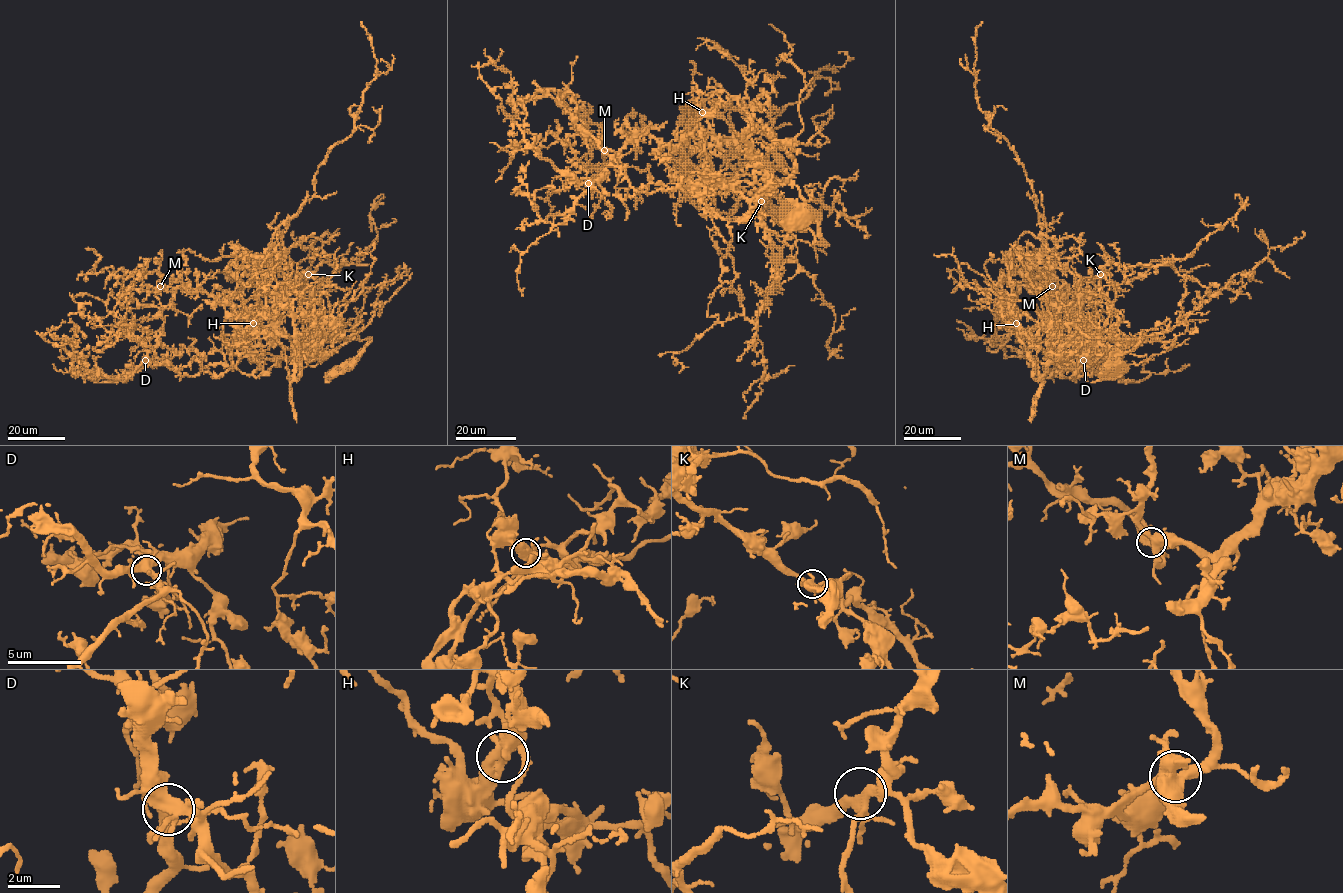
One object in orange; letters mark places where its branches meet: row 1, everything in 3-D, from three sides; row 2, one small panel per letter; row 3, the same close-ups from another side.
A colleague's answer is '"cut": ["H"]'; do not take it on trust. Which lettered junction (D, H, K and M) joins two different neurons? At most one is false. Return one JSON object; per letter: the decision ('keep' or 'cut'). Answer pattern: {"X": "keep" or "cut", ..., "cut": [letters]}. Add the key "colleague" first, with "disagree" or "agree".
{"colleague": "agree", "D": "keep", "H": "cut", "K": "keep", "M": "keep", "cut": ["H"]}

